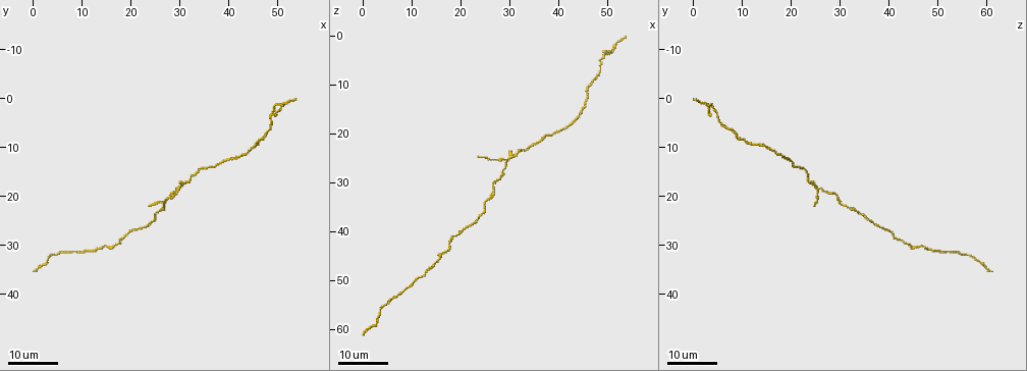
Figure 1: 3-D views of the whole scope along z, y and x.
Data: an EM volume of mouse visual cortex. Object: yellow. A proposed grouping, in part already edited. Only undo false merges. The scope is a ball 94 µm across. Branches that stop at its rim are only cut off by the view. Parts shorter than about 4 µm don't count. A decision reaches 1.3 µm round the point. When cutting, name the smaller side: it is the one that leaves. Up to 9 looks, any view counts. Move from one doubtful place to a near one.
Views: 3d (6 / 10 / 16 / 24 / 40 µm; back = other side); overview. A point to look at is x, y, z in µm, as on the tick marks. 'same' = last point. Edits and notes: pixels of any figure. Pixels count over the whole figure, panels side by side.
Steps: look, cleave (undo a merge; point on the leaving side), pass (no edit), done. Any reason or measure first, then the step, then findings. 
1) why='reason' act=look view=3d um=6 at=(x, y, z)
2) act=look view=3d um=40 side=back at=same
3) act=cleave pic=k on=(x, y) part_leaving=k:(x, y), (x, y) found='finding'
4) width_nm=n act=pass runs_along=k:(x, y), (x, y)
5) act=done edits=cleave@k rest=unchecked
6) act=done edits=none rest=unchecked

why='sudden change in width' act=look view=3d um=16 at=(15.5, 30.5, 45.0)

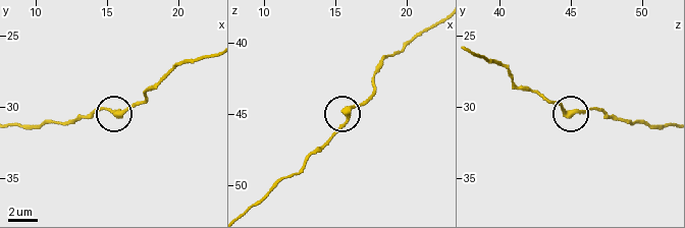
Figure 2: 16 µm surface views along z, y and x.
act=look view=3d um=10 at=(15.8, 30.4, 45.4)

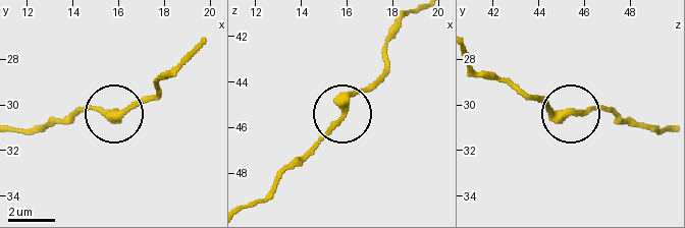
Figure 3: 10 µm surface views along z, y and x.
act=pass runs_along=3:(475, 68), (504, 78), (563, 115), (608, 109) found='one neuron here'

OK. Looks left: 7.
act=look view=3d um=16 at=(30.0, 19.0, 25.5)

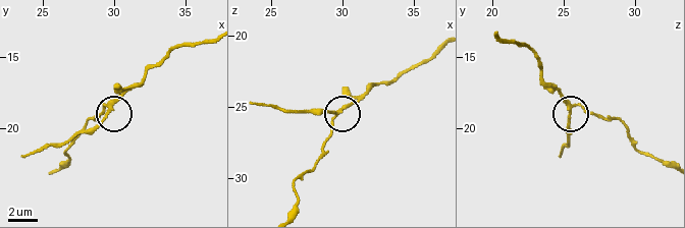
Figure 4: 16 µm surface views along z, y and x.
why='zoom in' act=look view=3d um=6 at=(29.8, 19.0, 25.6)

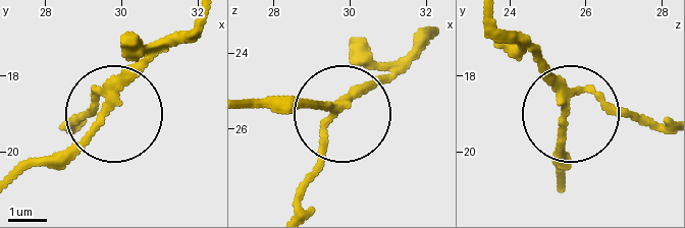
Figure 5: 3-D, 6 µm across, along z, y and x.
side_arm_um=8 act=pass runs_along=5:(296, 211), (334, 113), (263, 104) found='one neuron here'

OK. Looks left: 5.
why='calibre changes' act=look view=3d um=16 at=(26.0, 23.5, 33.5)

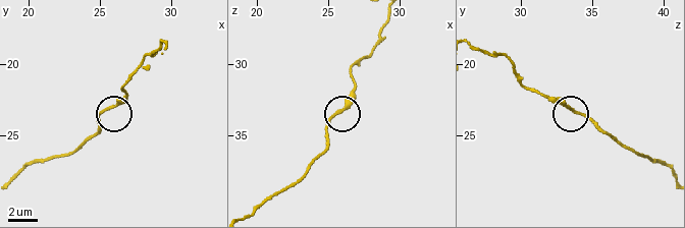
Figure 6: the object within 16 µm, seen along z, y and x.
act=look view=3d um=6 at=(25.6, 23.0, 33.4)

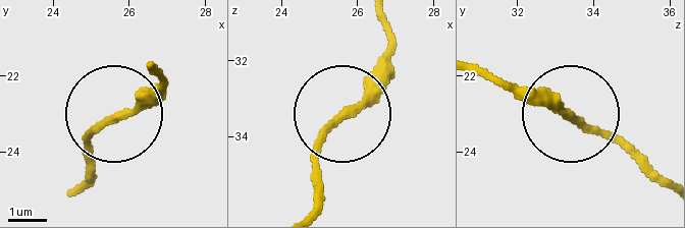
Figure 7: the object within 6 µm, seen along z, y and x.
width_nm=190 act=pass runs_along=7:(153, 66), (159, 79), (91, 137), (85, 161) found='continuous, no second neuron'

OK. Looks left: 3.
why='calibre changes' act=look view=3d um=24 at=(9.5, 31.5, 51.0)

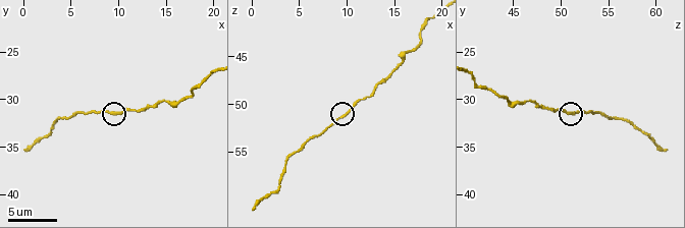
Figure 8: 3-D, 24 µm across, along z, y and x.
why='closer look' act=look view=3d um=6 at=(9.4, 31.6, 51.2)

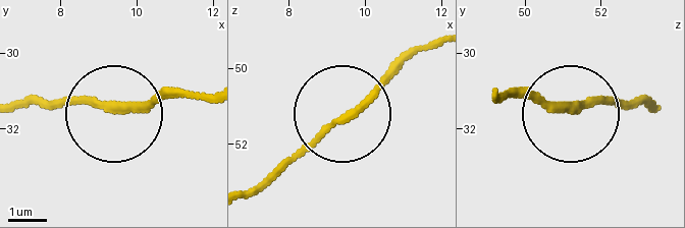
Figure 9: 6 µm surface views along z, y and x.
width_nm=180 act=pass runs_along=9:(495, 90), (580, 109), (635, 100) found='one neuron here'

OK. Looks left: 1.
act=done edits=none rest=unchecked

